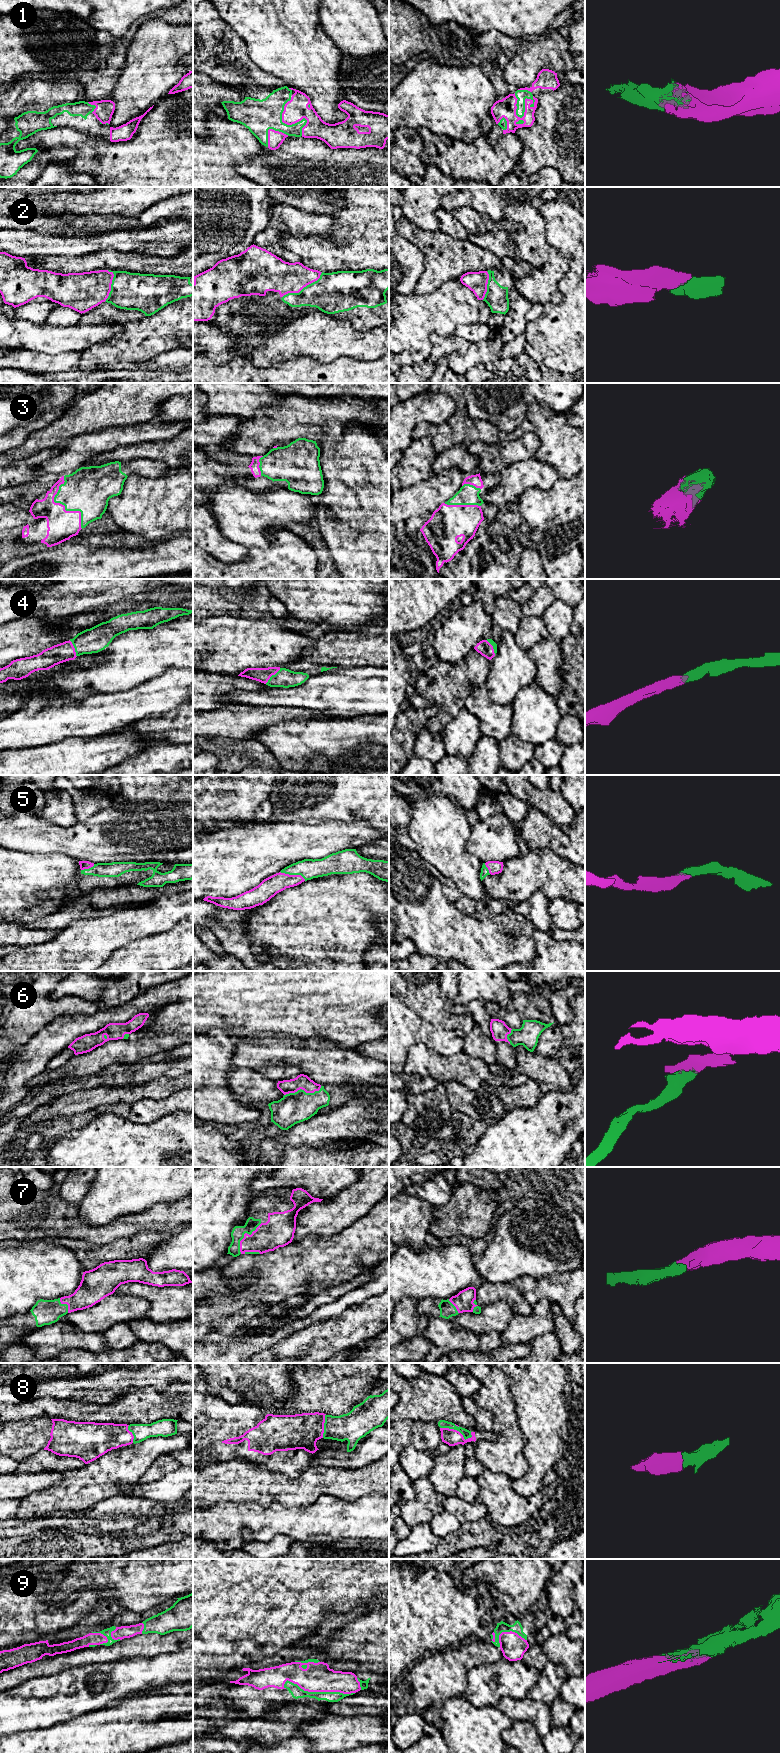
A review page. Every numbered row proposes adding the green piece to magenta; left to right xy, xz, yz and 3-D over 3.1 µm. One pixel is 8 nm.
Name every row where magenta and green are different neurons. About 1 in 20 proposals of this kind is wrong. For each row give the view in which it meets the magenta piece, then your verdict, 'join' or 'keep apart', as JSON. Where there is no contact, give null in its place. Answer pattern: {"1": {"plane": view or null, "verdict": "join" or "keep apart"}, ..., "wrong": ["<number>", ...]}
{"1": {"plane": "yz", "verdict": "join"}, "2": {"plane": "xz", "verdict": "join"}, "3": {"plane": "xy", "verdict": "join"}, "4": {"plane": "xz", "verdict": "join"}, "5": {"plane": "xz", "verdict": "join"}, "6": {"plane": "xz", "verdict": "join"}, "7": {"plane": "xz", "verdict": "join"}, "8": {"plane": "yz", "verdict": "join"}, "9": {"plane": "xz", "verdict": "join"}, "wrong": []}

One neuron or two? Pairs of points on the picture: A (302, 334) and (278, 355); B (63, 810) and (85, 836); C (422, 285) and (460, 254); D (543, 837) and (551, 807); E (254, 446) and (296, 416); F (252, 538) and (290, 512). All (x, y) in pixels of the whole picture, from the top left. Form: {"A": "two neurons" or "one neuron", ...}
{"A": "one neuron", "B": "two neurons", "C": "one neuron", "D": "two neurons", "E": "one neuron", "F": "one neuron"}

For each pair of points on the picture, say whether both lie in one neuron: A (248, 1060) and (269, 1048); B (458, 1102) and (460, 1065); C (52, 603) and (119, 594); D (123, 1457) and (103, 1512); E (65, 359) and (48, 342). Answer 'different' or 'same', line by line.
A: same
B: different
C: same
D: different
E: different

